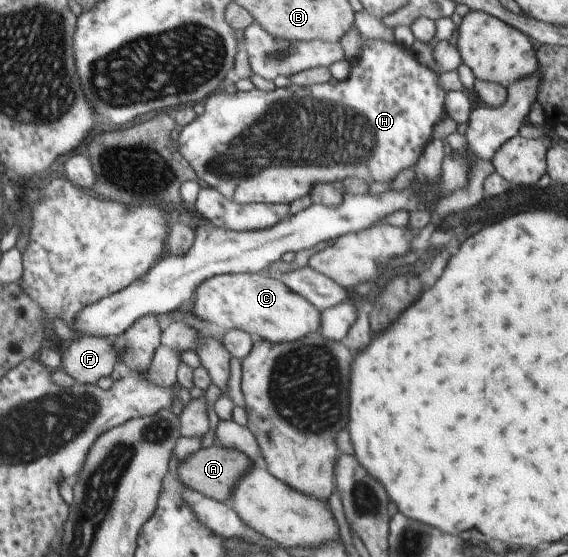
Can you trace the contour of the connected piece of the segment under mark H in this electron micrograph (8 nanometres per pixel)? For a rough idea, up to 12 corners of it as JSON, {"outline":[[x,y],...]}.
{"outline":[[402,44],[346,80],[207,99],[182,155],[229,201],[416,167],[446,91]]}

